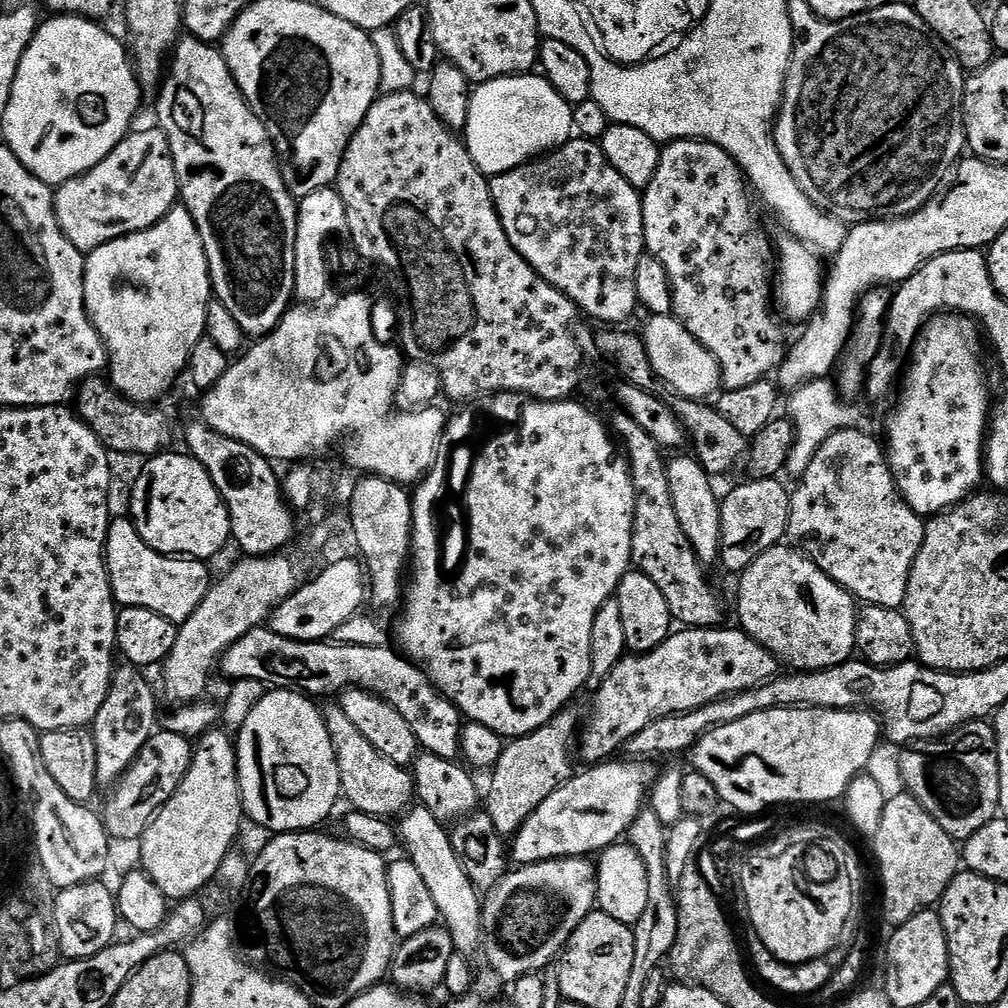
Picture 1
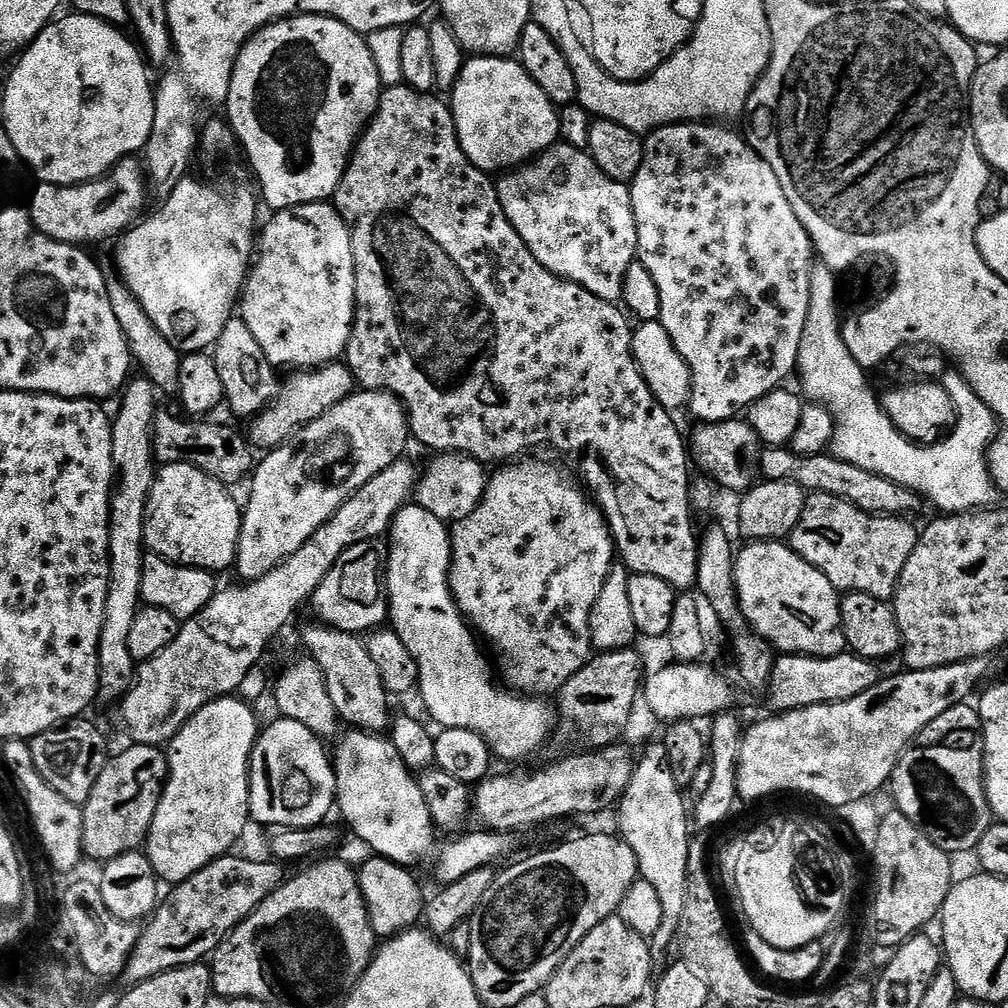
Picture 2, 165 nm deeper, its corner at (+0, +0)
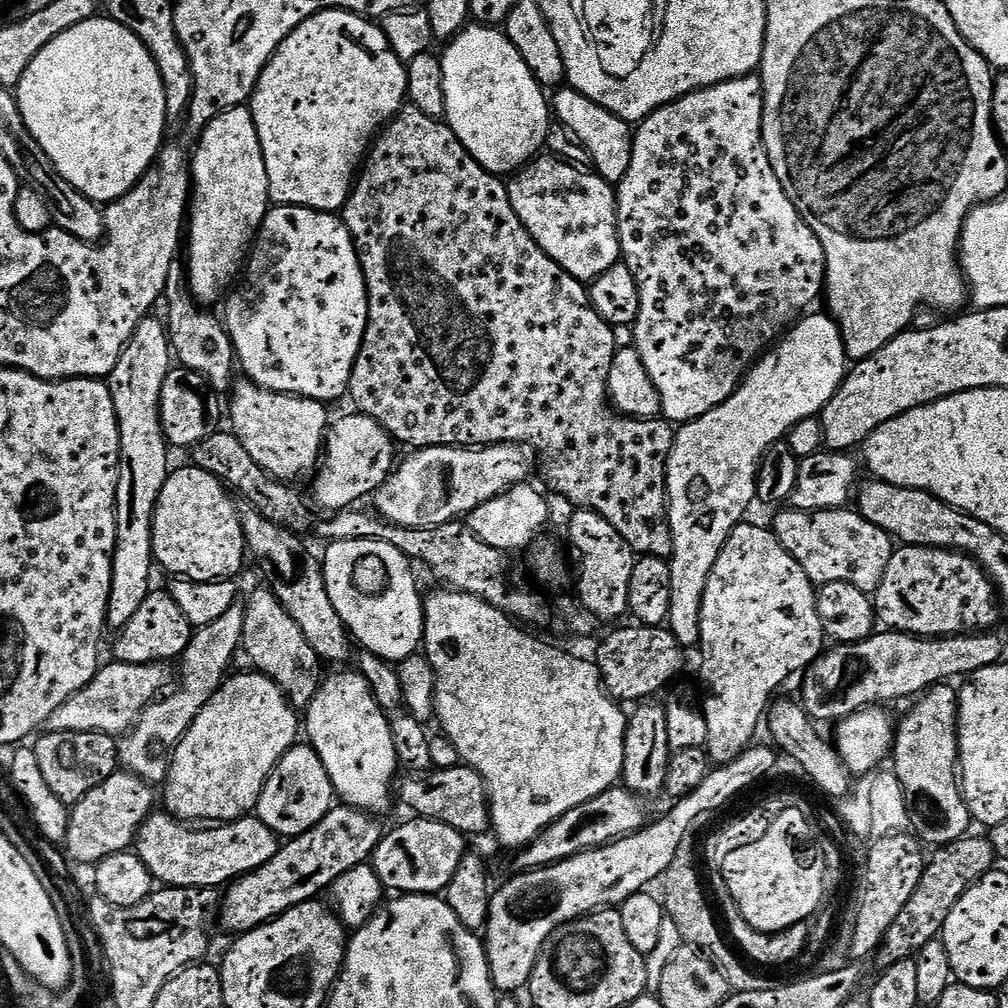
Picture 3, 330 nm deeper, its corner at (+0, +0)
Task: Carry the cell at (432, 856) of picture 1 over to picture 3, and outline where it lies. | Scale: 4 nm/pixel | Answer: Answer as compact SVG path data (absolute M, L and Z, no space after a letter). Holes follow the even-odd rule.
M332 670L320 681L314 702L306 709L307 743L320 755L335 795L349 808L380 814L394 804L394 781L398 763L392 725L385 709L378 706L366 678L359 671ZM328 676L328 677L327 677ZM396 776L396 777L395 777ZM392 779L393 784L392 784Z

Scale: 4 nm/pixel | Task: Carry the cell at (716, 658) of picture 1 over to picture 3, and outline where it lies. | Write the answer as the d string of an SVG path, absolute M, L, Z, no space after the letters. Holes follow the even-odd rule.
M880 630L857 644L836 644L829 647L819 660L808 665L804 676L802 703L813 721L839 722L864 708L891 705L891 700L919 697L936 684L955 681L955 676L967 678L972 673L1001 663L1005 659L1004 644L992 630L969 632L958 636L910 636L907 632Z

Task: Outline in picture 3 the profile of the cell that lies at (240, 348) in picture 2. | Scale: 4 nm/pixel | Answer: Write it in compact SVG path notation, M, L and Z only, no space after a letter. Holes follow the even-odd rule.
M251 382L243 383L237 383L233 387L230 393L232 405L228 412L232 415L231 431L242 442L242 446L246 446L250 458L254 458L254 462L258 462L262 470L285 482L295 481L295 476L304 476L308 471L311 473L322 460L322 449L330 427L328 412L324 409L327 407L318 400L307 400L304 396L287 396L284 392L271 392Z

